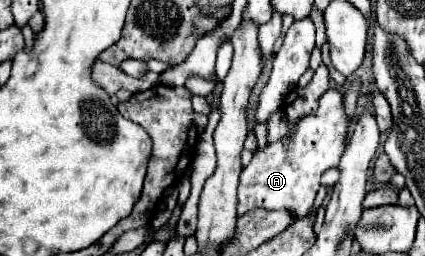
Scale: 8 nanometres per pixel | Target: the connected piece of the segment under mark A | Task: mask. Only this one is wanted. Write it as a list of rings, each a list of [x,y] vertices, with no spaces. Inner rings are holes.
[[[337,89],[325,91],[319,97],[315,115],[305,115],[295,123],[289,135],[289,143],[267,143],[263,149],[257,149],[251,163],[243,167],[237,215],[245,215],[253,209],[275,209],[287,211],[295,219],[303,219],[315,203],[315,195],[321,187],[321,175],[327,169],[337,167],[341,161],[347,129],[349,121],[343,109],[343,93]]]

